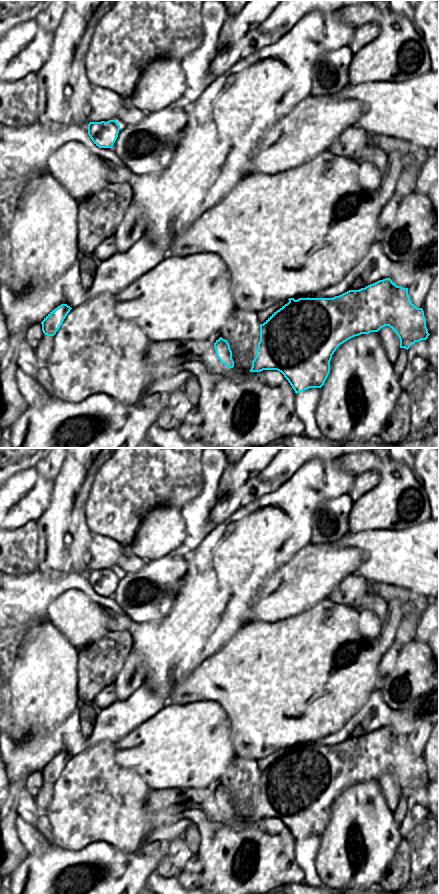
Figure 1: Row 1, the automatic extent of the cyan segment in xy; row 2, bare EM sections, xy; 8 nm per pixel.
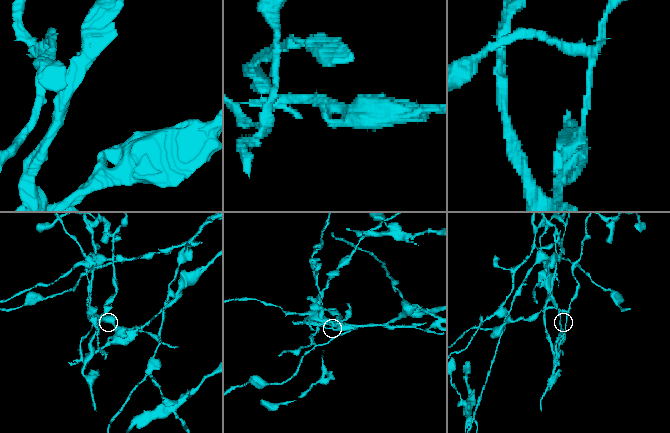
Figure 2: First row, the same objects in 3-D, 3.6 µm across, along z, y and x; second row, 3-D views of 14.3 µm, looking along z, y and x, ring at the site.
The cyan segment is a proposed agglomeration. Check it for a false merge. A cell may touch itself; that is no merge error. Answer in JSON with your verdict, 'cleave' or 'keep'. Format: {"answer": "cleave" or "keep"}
{"answer": "cleave"}

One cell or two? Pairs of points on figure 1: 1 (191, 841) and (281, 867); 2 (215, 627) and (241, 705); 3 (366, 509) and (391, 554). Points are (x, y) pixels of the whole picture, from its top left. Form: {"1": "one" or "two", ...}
{"1": "two", "2": "two", "3": "two"}

